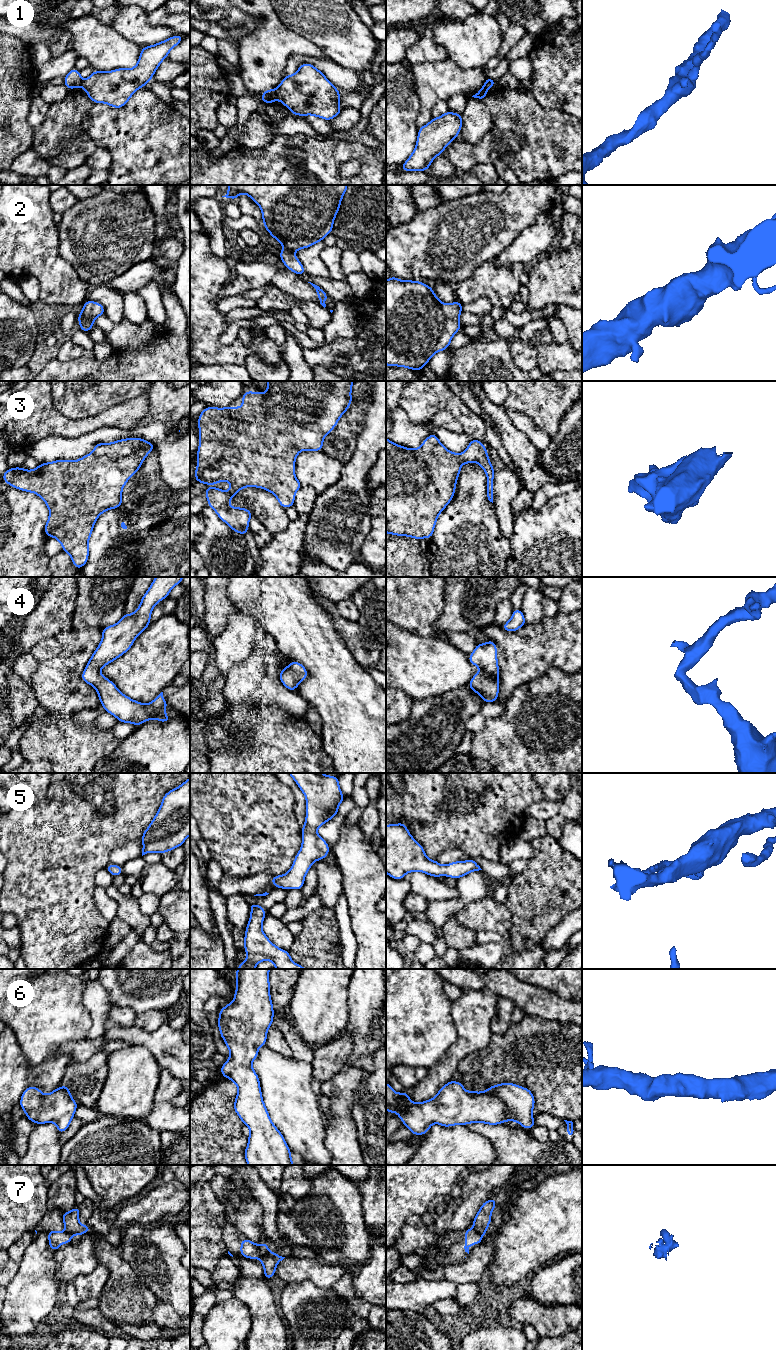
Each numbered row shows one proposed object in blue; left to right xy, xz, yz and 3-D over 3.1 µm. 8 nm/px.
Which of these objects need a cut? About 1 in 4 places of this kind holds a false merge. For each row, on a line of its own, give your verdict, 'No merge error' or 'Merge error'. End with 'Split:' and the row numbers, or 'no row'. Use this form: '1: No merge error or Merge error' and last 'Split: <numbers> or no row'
1: Merge error
2: No merge error
3: No merge error
4: No merge error
5: No merge error
6: No merge error
7: Merge error
Split: 1, 7

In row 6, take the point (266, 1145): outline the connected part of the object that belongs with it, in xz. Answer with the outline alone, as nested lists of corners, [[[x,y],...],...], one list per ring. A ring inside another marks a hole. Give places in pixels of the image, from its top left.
[[[238,969],[236,975],[236,992],[232,1003],[228,1003],[219,1011],[218,1028],[220,1035],[230,1051],[229,1059],[221,1066],[220,1073],[233,1081],[238,1087],[237,1096],[234,1101],[234,1111],[237,1113],[243,1124],[248,1126],[250,1134],[248,1145],[244,1156],[248,1165],[294,1165],[291,1159],[292,1153],[277,1127],[272,1123],[269,1113],[262,1099],[260,1080],[252,1068],[252,1062],[258,1056],[258,1049],[266,1045],[267,1031],[273,1025],[273,1003],[270,997],[269,983],[270,969]]]

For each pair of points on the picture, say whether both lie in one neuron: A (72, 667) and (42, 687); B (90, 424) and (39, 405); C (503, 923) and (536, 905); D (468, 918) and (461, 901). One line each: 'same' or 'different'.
A: same
B: same
C: different
D: different

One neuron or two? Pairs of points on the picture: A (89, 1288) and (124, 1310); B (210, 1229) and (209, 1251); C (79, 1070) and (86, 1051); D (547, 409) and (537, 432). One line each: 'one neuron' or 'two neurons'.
A: two neurons
B: one neuron
C: two neurons
D: two neurons

